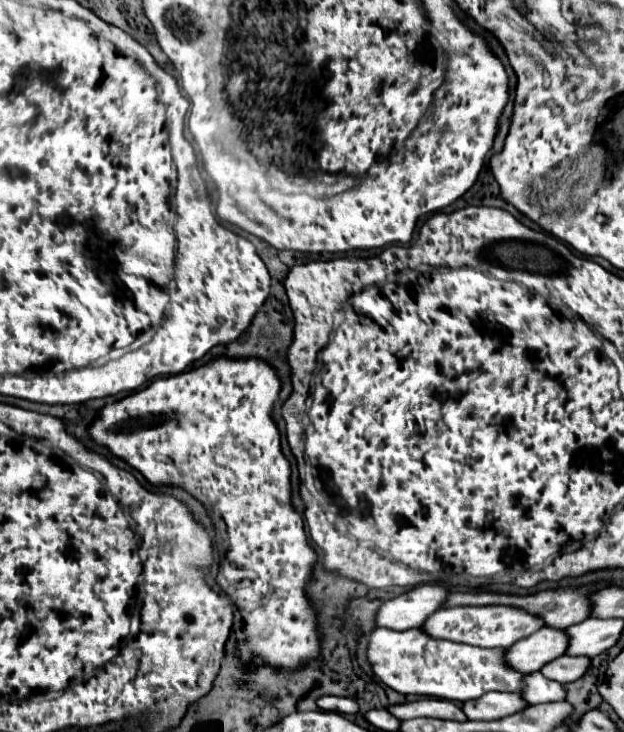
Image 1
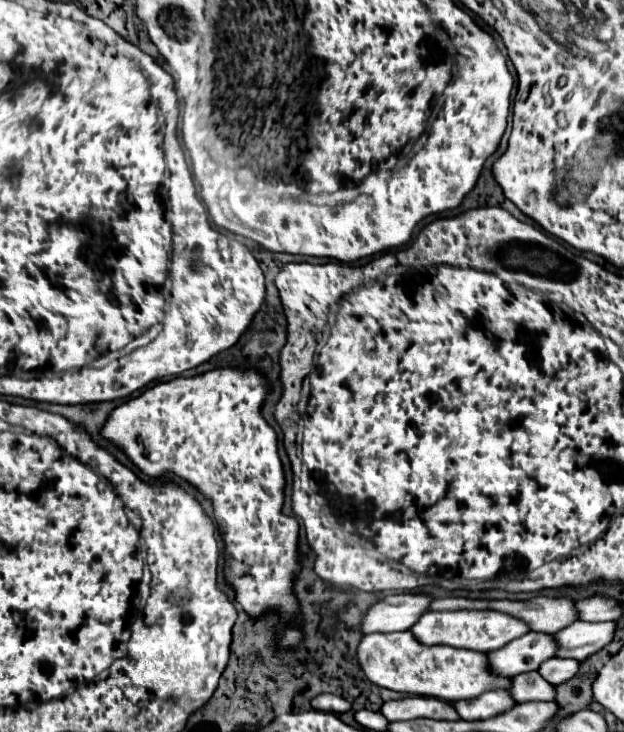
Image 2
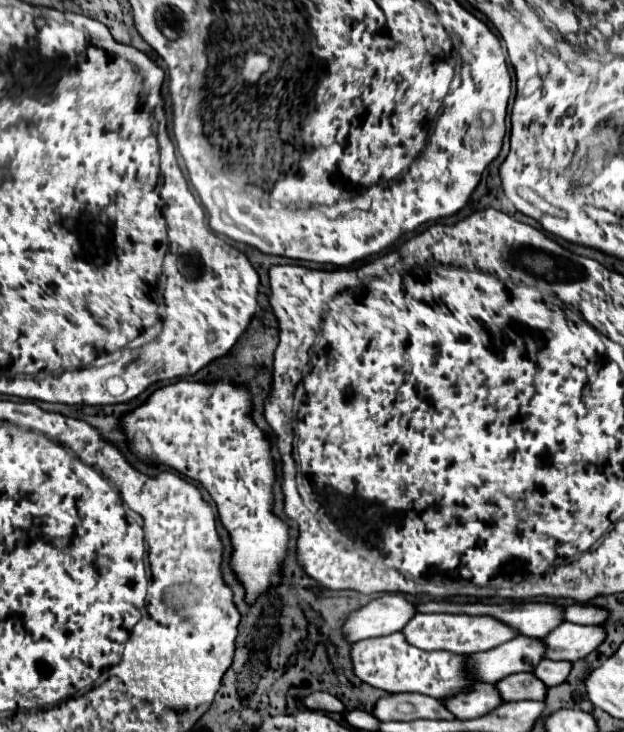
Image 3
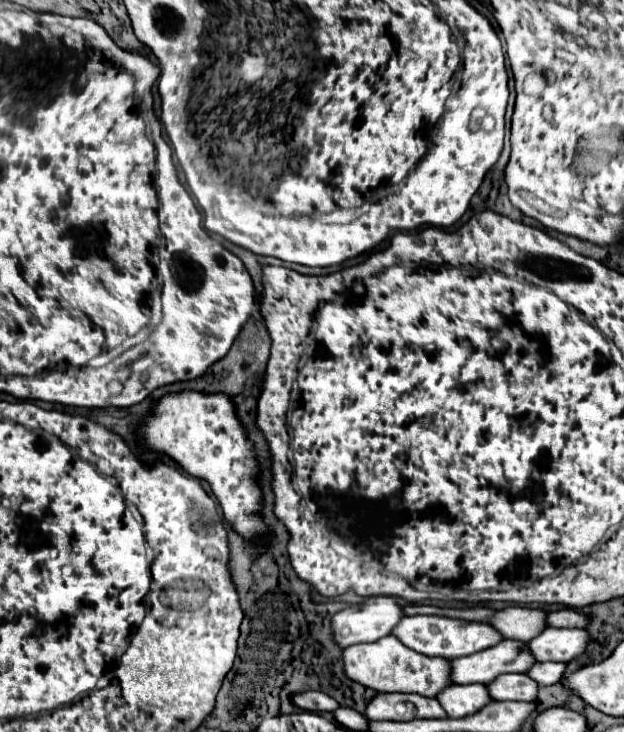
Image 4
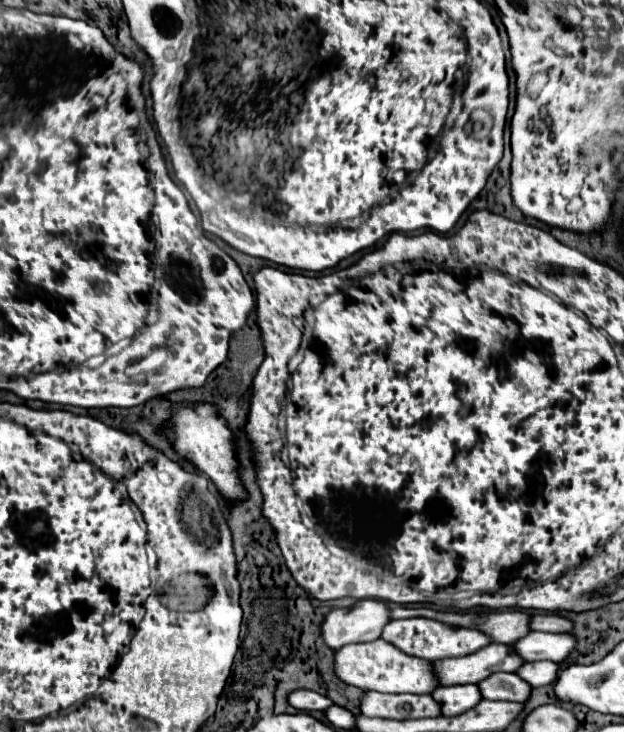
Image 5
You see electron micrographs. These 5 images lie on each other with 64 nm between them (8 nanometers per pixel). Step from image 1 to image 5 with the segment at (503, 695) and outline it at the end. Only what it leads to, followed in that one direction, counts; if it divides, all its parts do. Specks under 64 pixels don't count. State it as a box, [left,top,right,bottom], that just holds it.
[432,684,482,716]

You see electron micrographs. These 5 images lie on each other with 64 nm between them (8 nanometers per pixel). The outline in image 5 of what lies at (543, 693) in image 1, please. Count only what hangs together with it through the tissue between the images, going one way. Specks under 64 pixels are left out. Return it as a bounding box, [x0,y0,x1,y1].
[480,672,532,702]

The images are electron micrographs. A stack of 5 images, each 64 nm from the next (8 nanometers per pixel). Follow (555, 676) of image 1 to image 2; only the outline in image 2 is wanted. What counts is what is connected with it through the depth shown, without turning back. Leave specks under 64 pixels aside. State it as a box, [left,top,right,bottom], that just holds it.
[540,656,580,686]

